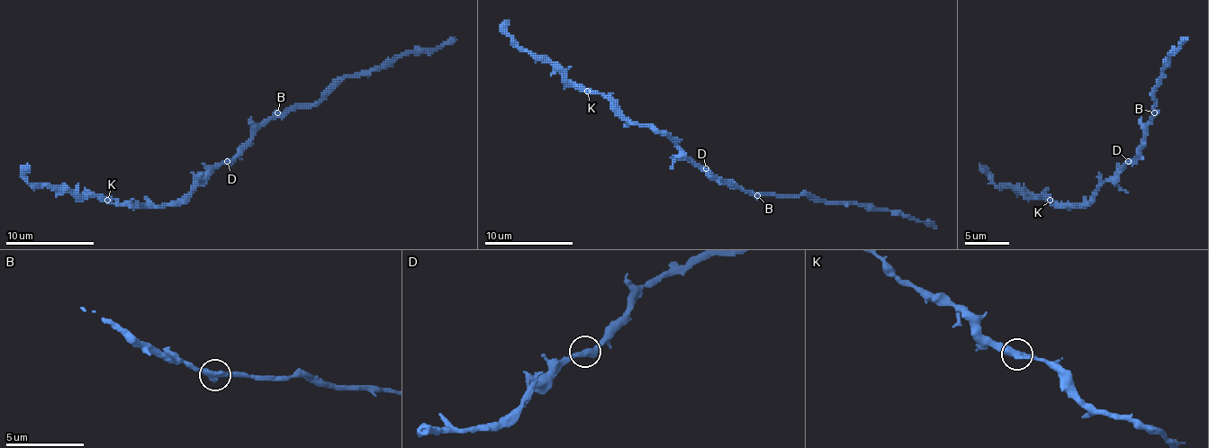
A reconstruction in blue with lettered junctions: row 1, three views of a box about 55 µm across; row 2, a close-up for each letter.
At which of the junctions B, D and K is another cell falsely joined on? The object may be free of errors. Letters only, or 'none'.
none

